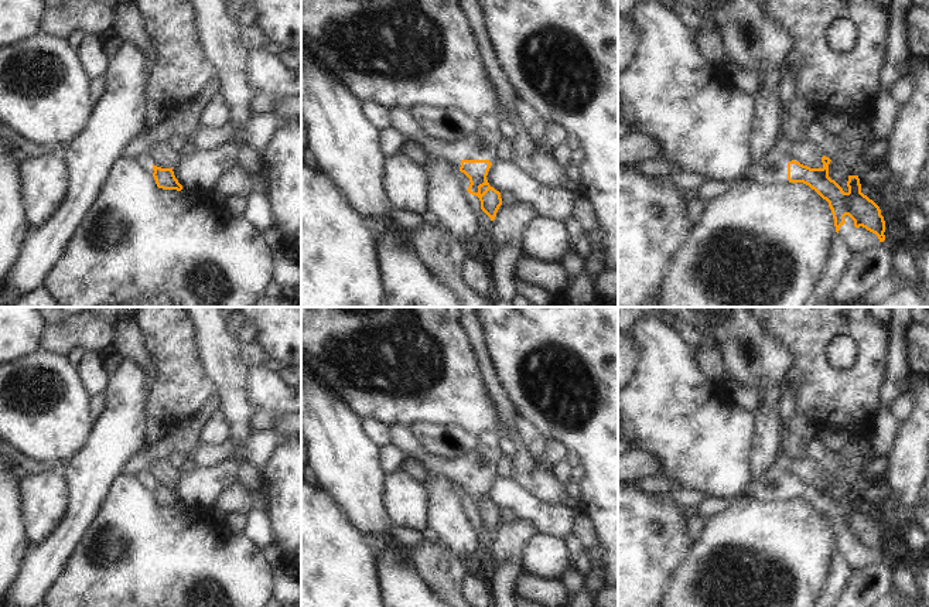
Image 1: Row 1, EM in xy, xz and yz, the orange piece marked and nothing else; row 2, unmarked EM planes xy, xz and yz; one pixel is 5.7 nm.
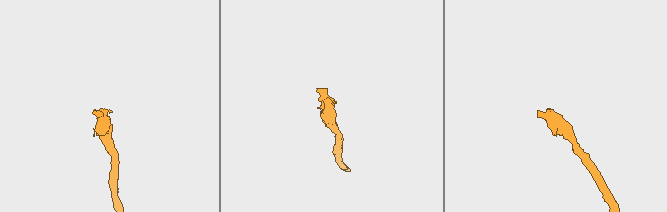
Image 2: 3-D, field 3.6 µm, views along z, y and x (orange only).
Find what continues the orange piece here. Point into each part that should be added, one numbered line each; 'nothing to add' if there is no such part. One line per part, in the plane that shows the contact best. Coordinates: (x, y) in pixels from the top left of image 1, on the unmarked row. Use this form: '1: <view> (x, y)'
1: yz (806, 470)

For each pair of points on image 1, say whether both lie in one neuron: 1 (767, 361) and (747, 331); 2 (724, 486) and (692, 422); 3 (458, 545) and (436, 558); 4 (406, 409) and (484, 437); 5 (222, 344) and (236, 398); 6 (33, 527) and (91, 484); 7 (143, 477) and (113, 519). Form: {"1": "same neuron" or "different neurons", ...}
{"1": "same neuron", "2": "same neuron", "3": "different neurons", "4": "different neurons", "5": "same neuron", "6": "different neurons", "7": "different neurons"}

